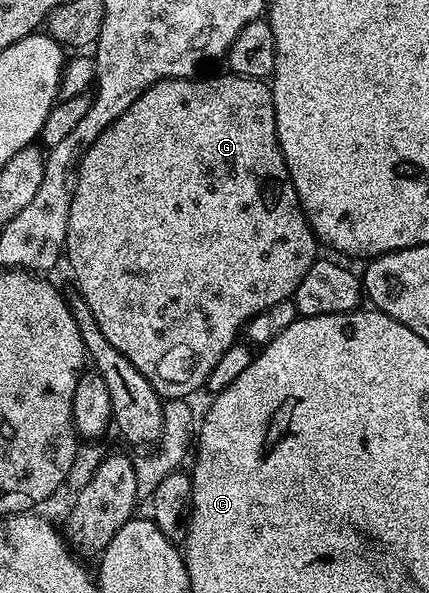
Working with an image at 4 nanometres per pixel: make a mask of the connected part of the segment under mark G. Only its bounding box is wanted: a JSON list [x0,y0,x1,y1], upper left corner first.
[64,74,318,400]

